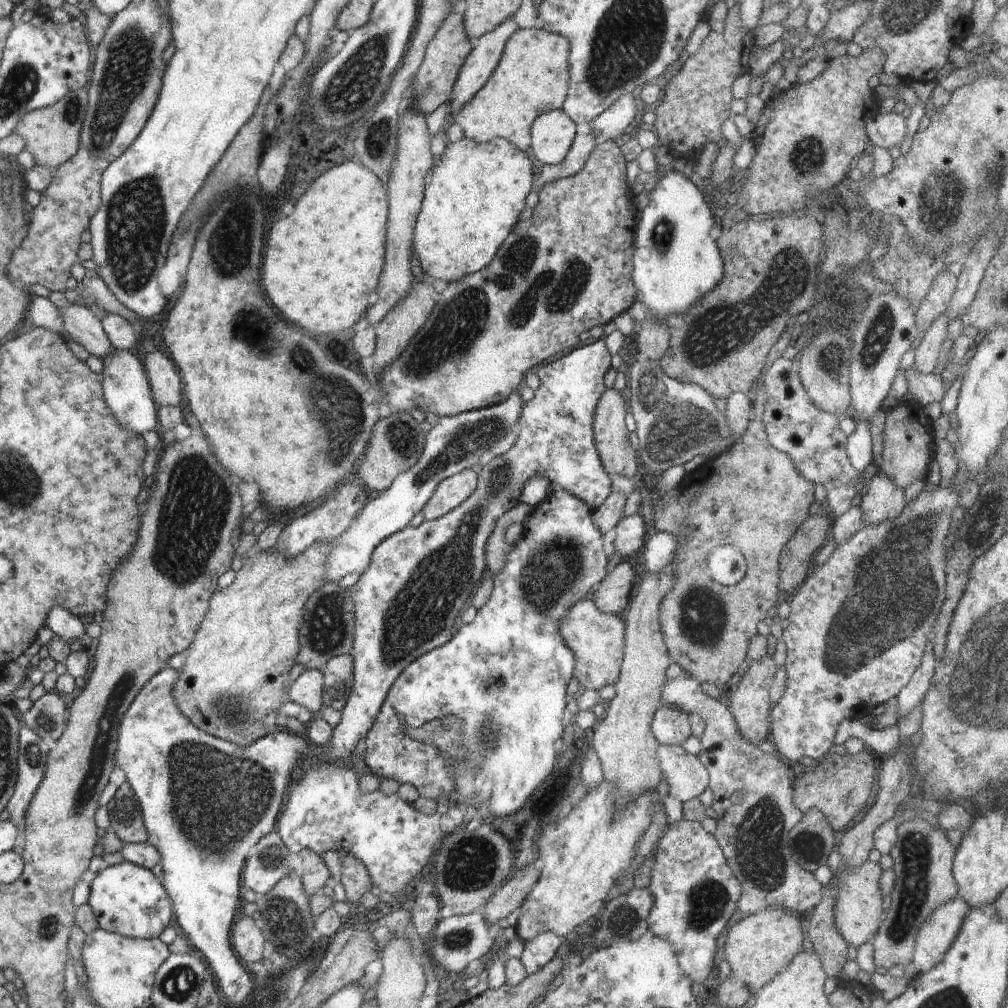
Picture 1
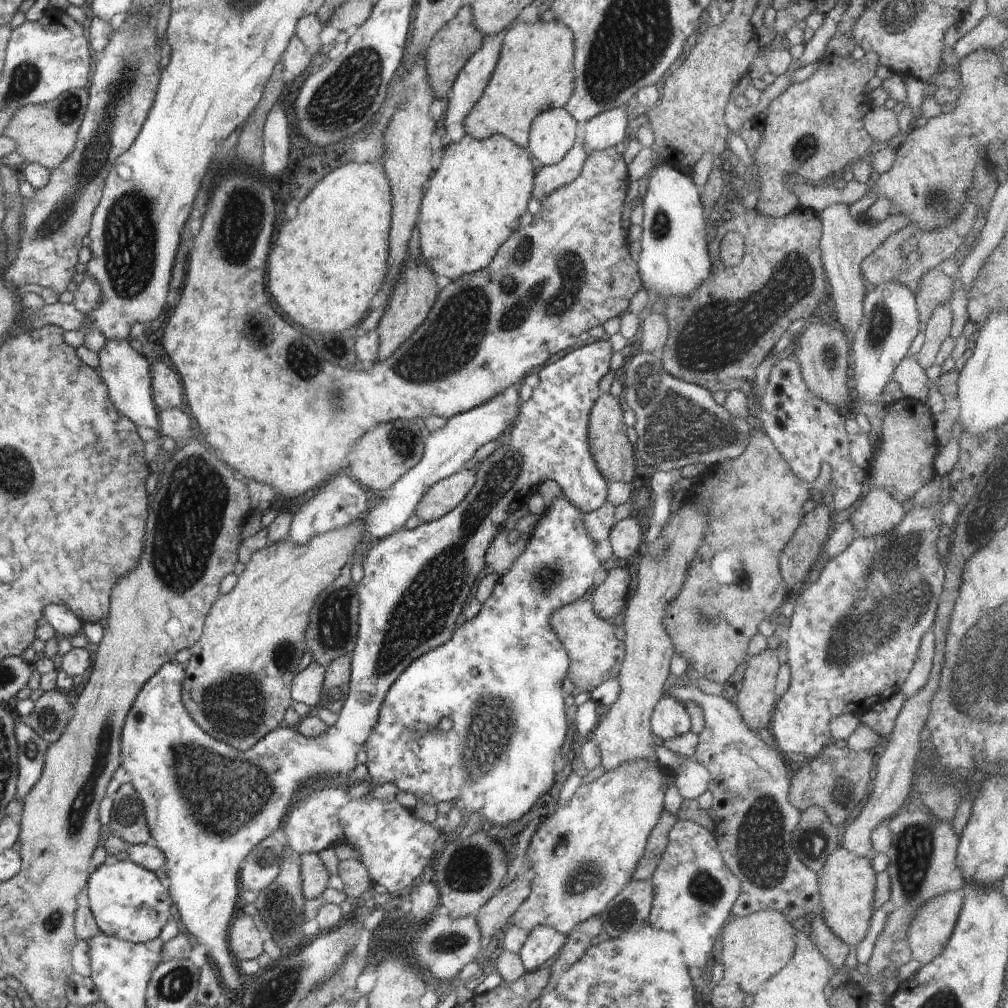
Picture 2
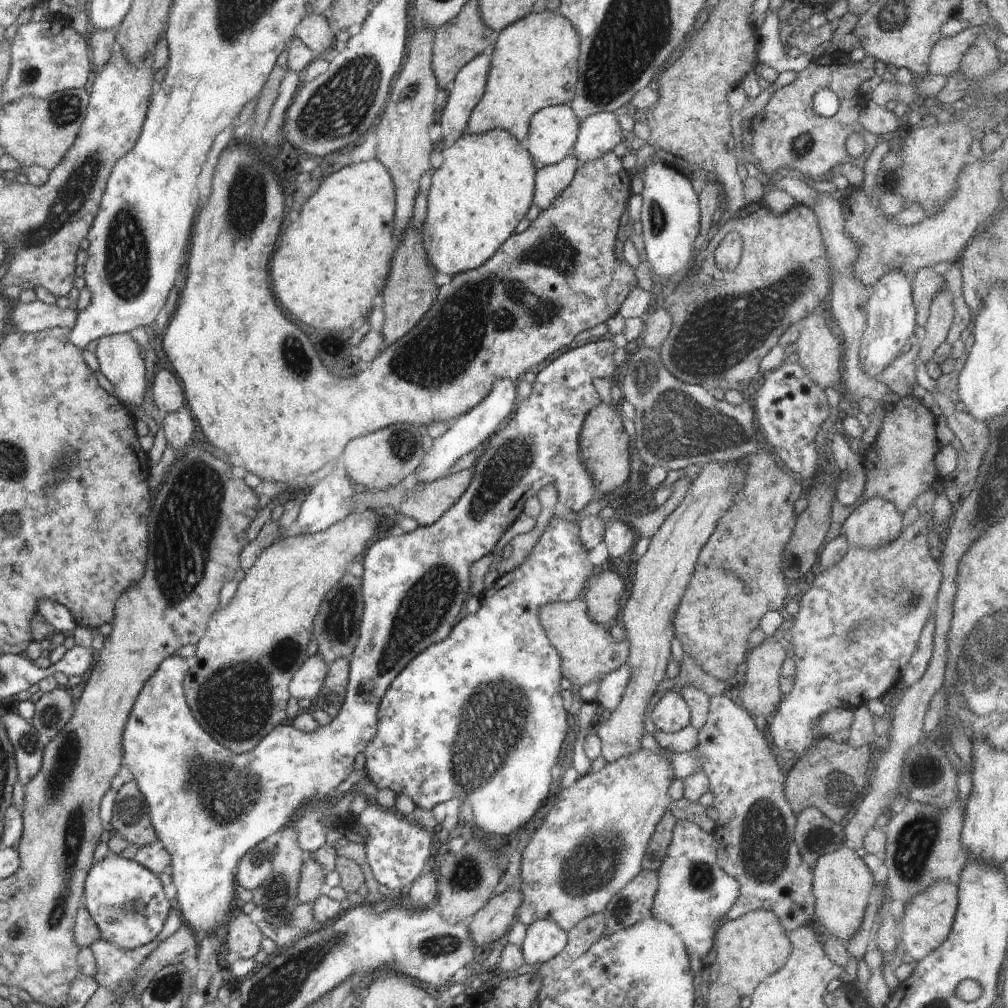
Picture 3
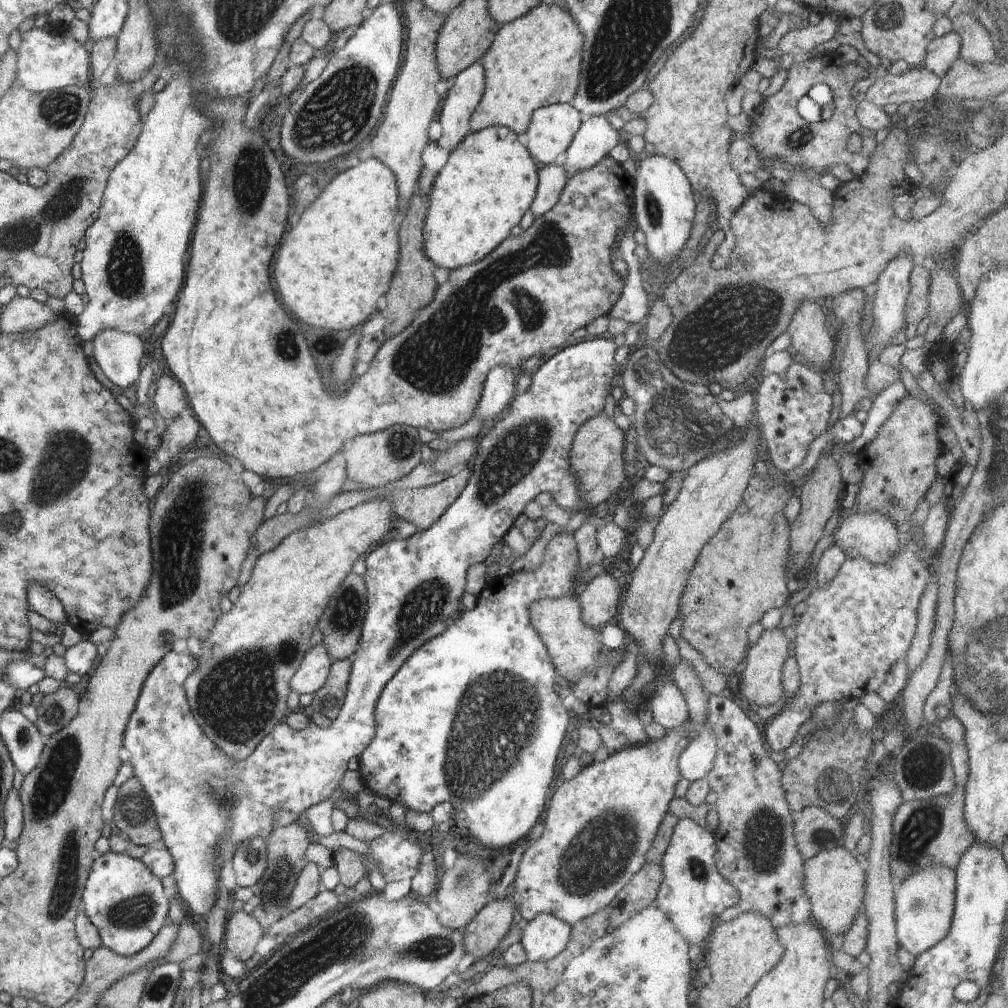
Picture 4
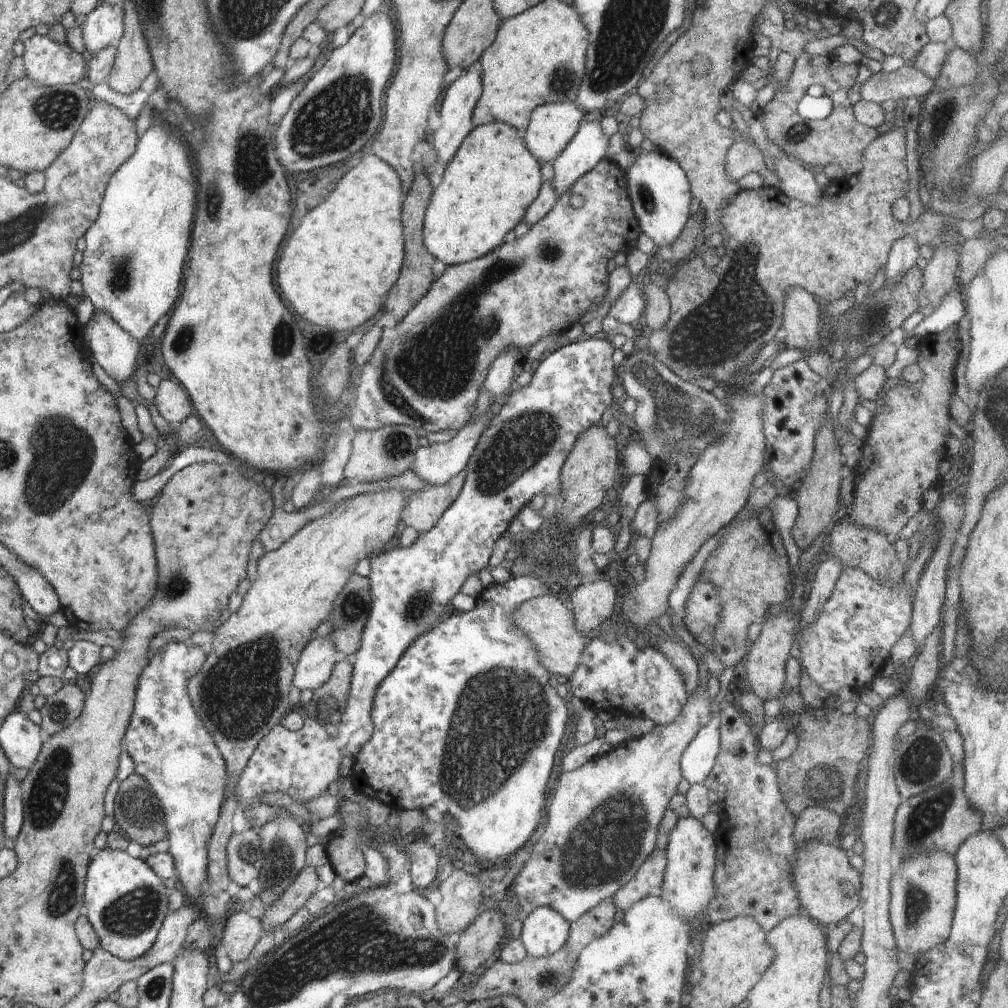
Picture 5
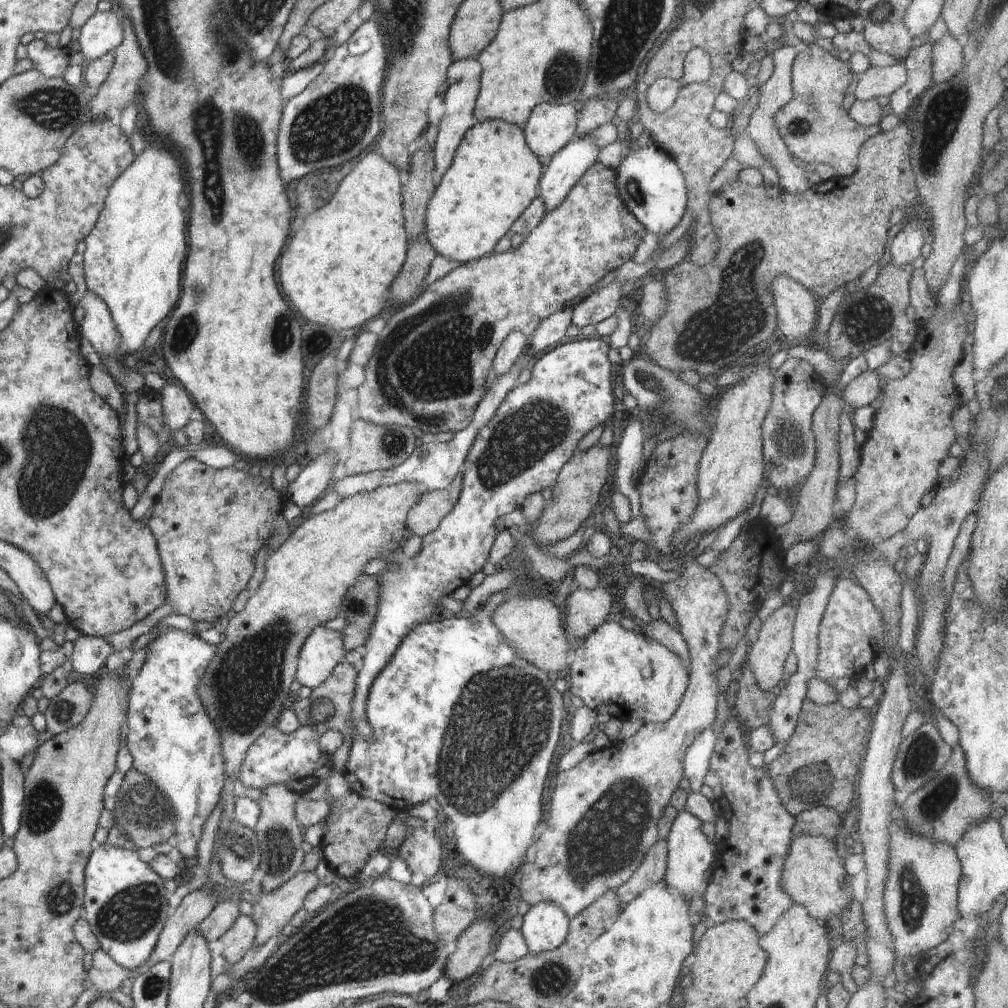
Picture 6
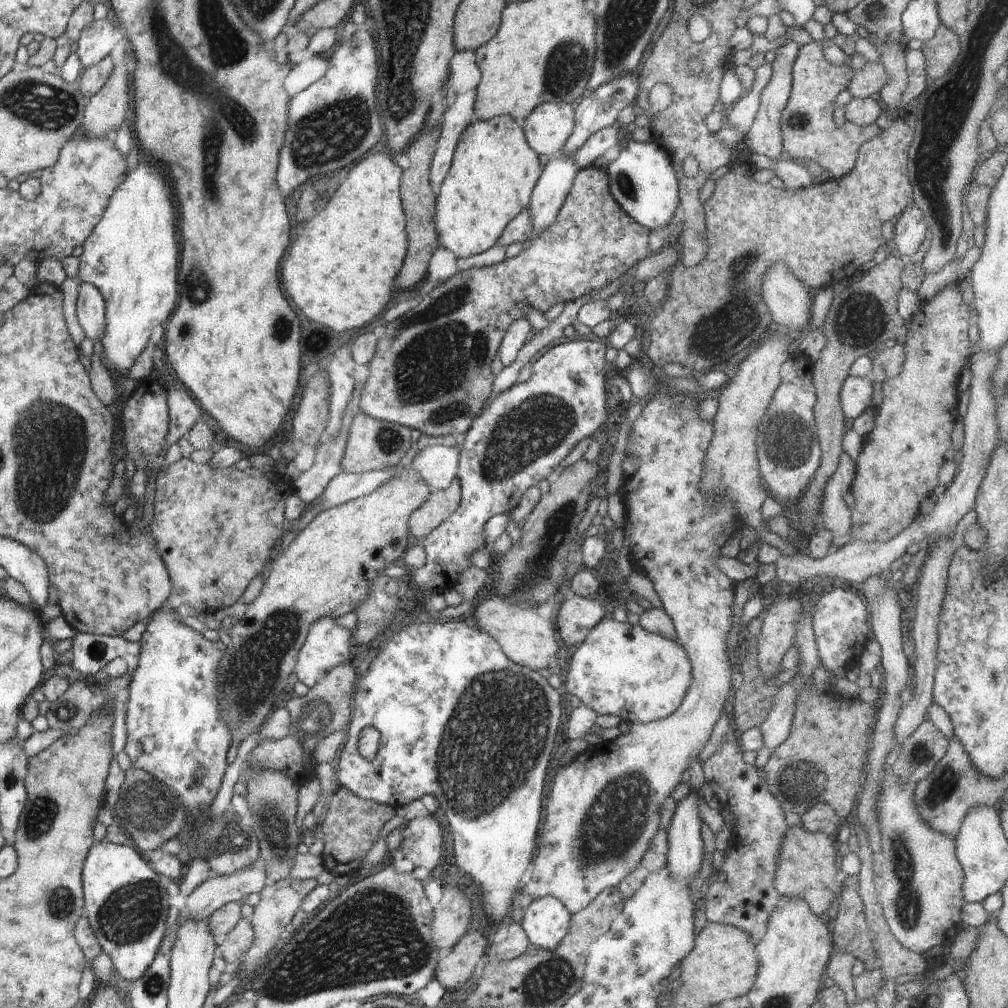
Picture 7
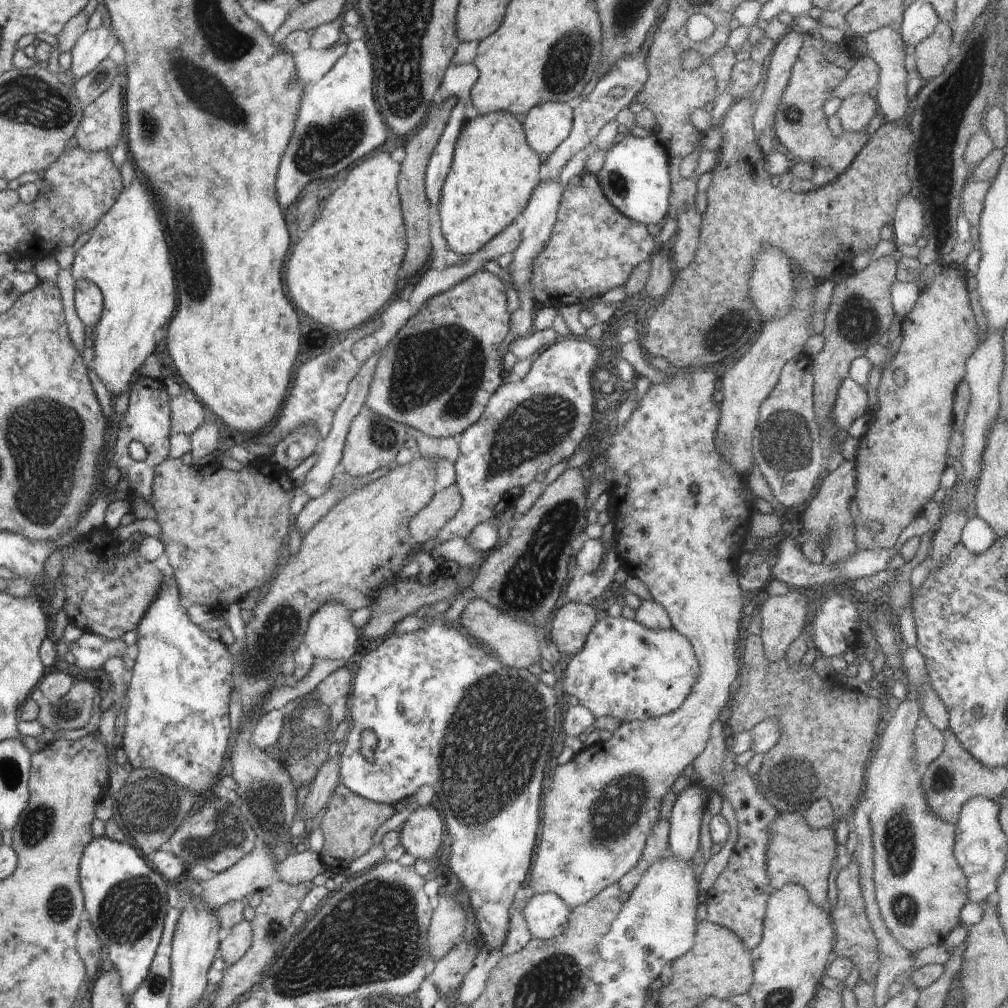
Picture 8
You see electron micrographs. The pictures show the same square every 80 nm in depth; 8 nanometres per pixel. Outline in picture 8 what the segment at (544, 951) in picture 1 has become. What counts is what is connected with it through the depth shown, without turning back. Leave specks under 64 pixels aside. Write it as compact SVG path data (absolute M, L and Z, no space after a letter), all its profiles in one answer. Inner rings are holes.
M543 892L527 900L523 915L533 937L550 940L566 932L570 911L557 894Z

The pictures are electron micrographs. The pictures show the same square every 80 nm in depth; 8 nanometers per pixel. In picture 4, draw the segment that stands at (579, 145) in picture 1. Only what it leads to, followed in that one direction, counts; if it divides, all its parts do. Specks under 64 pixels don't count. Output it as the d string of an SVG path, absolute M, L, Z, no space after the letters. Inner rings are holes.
M560 164L539 169L538 174L537 193L529 208L535 219L550 212L558 204L562 194L561 190L568 180L564 167L560 166Z

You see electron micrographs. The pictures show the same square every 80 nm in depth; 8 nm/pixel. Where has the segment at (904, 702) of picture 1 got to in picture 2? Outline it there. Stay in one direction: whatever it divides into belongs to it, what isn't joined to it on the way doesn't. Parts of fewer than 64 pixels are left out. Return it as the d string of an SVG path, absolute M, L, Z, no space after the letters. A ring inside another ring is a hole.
M930 629L922 635L916 660L902 685L901 691L905 694L906 699L908 697L912 698L913 694L927 683L934 655L935 634Z

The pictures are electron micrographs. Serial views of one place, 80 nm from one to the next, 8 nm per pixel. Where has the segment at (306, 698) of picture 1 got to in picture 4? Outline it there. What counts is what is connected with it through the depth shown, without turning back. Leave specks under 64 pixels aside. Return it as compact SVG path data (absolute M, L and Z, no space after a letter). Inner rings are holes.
M322 643L311 645L291 678L291 690L299 695L318 692L328 678L331 662L332 658Z

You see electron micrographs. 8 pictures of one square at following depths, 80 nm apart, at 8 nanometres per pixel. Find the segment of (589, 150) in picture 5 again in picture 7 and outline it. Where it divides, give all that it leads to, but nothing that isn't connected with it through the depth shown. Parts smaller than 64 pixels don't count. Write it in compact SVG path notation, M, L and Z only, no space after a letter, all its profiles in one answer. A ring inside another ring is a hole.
M556 154L542 171L526 209L532 220L531 238L543 233L555 220L573 187L579 169L572 155Z

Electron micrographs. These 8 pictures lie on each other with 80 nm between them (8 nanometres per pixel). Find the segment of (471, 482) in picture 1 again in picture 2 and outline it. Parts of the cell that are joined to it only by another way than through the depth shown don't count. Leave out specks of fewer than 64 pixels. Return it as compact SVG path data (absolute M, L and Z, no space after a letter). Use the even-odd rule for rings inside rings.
M461 470L433 484L416 505L415 514L422 523L438 520L448 514L476 482L474 470Z

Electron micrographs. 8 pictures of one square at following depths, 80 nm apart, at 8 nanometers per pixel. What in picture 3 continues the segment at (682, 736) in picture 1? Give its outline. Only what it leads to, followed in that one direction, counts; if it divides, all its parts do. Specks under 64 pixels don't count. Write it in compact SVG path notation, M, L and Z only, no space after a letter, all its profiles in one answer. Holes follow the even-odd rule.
M678 690L668 691L656 704L652 713L655 728L674 734L688 724L691 724L691 716L686 701Z

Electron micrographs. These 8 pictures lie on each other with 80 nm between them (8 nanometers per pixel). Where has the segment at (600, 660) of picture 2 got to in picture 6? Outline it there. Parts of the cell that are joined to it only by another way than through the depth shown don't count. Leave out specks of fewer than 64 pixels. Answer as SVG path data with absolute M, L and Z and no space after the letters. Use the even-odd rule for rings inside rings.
M536 596L503 600L492 612L491 619L492 624L496 625L508 644L526 662L534 664L544 672L556 673L568 669L566 657L569 650L568 640L571 638L564 630L565 626L562 624L557 606L552 601L552 596L549 599Z

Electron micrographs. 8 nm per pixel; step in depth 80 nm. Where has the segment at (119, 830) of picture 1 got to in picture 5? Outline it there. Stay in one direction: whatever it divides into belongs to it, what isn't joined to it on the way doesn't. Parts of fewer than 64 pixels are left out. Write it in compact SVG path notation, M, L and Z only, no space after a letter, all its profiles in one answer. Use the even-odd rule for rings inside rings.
M132 773L119 784L118 794L114 805L116 828L130 841L142 846L150 846L167 838L167 826L163 808L152 789L138 773Z

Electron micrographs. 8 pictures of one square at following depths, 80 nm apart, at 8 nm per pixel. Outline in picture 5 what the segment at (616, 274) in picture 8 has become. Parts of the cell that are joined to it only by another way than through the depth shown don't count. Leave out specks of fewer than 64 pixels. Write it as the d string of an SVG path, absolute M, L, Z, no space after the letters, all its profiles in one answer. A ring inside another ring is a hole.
M604 158L590 172L584 173L562 196L559 196L552 210L540 222L533 224L523 237L516 238L509 243L504 242L504 244L479 259L446 267L442 276L432 282L426 294L408 311L404 318L399 320L395 327L382 330L380 342L372 358L363 366L360 375L361 380L354 389L356 393L354 407L352 410L341 409L340 414L347 418L350 417L350 424L356 430L376 430L390 425L406 425L416 430L422 428L426 432L438 432L447 428L459 431L463 426L466 426L470 418L472 418L472 414L476 412L478 392L480 387L485 384L487 372L494 359L508 347L514 346L516 346L516 350L519 351L519 356L522 358L522 355L529 350L528 348L542 336L548 334L558 336L558 334L565 332L572 324L577 322L591 304L598 302L602 298L609 277L606 271L608 260L614 258L617 252L622 251L627 254L636 246L641 228L627 193L625 178L625 169L621 169L615 162ZM573 194L582 195L582 198L584 198L584 202L579 208L575 208L570 203L570 197Z

